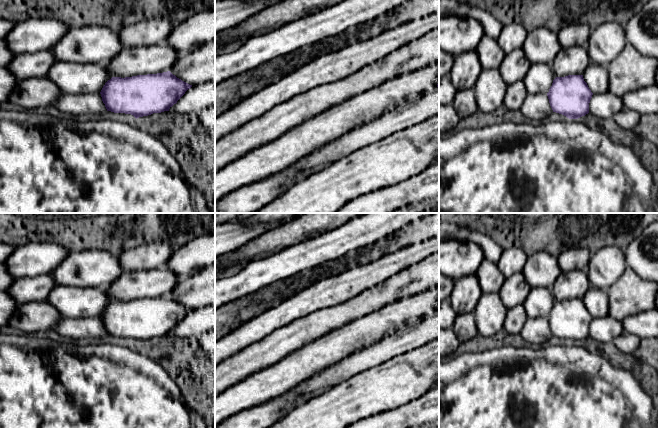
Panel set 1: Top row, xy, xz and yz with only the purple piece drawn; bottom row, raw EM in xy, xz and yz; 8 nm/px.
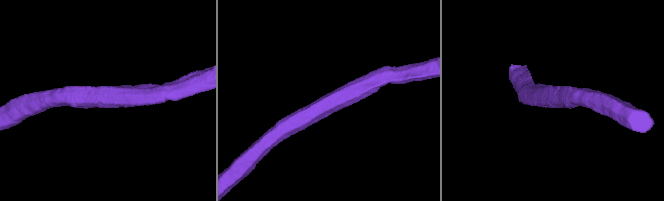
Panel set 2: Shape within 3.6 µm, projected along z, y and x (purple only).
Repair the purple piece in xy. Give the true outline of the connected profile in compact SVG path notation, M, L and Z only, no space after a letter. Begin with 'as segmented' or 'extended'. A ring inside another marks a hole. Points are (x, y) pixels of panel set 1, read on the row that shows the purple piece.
as segmented; M167 71L125 78L112 77L100 94L107 111L131 114L137 119L169 111L191 87Z

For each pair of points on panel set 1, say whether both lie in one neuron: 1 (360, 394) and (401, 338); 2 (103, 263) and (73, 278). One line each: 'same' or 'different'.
1: different
2: same

